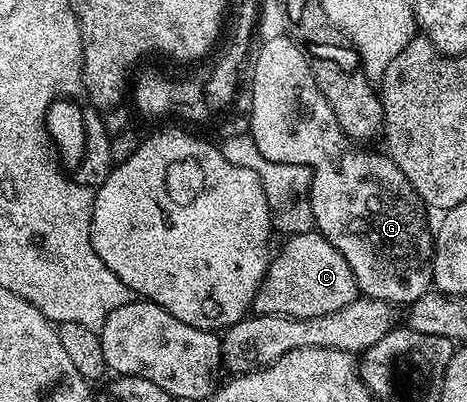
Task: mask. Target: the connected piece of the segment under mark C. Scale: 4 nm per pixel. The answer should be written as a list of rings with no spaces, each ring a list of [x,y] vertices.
[[[322,233],[295,234],[286,242],[289,243],[278,254],[276,251],[275,257],[270,261],[261,287],[253,298],[252,309],[257,314],[284,314],[289,318],[327,316],[328,313],[339,312],[358,298],[356,278],[350,264],[347,264],[339,249],[333,247]]]

